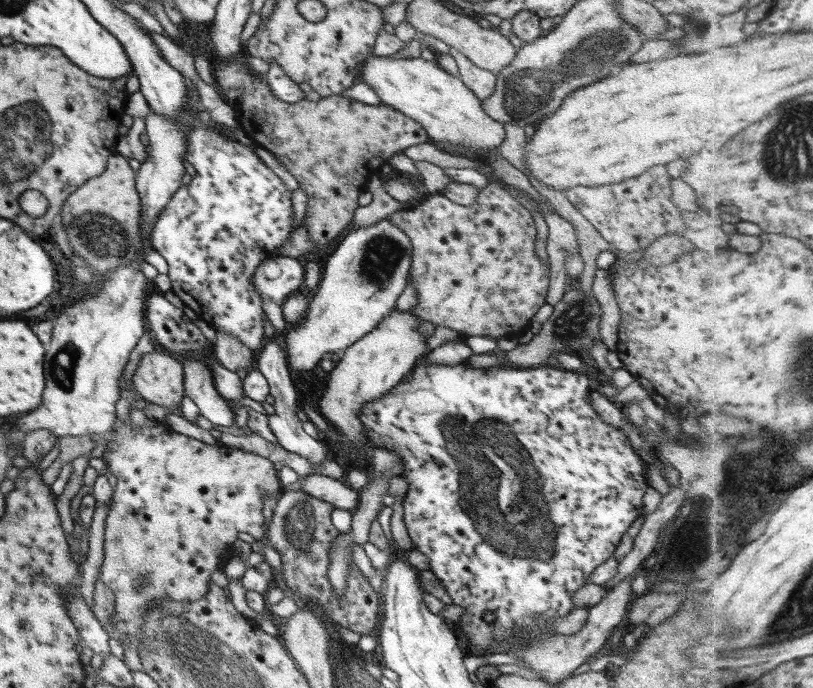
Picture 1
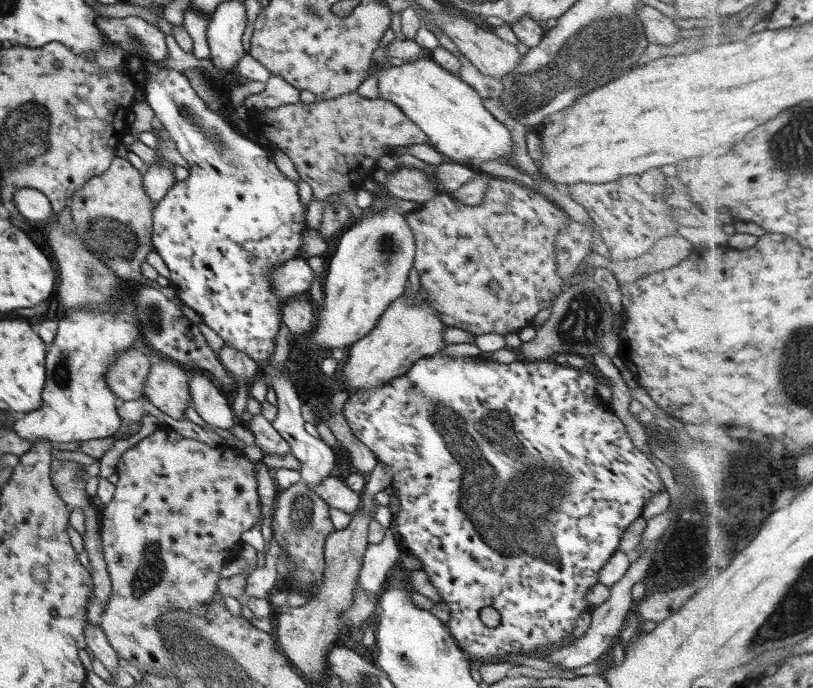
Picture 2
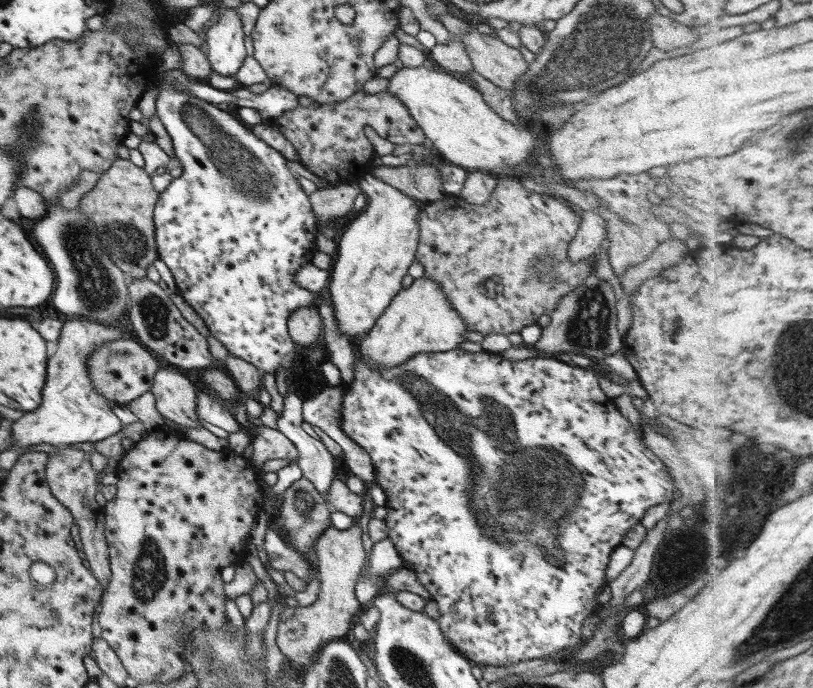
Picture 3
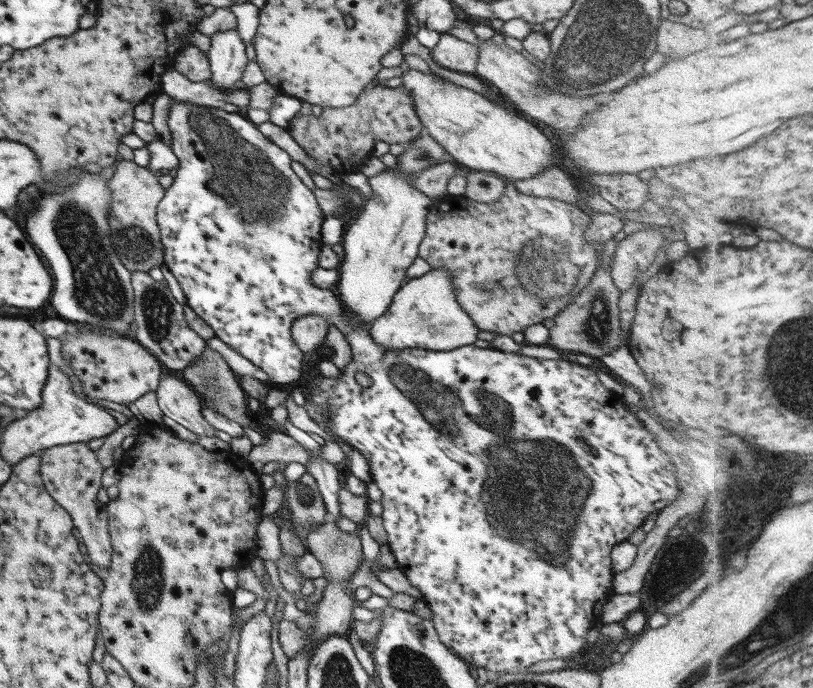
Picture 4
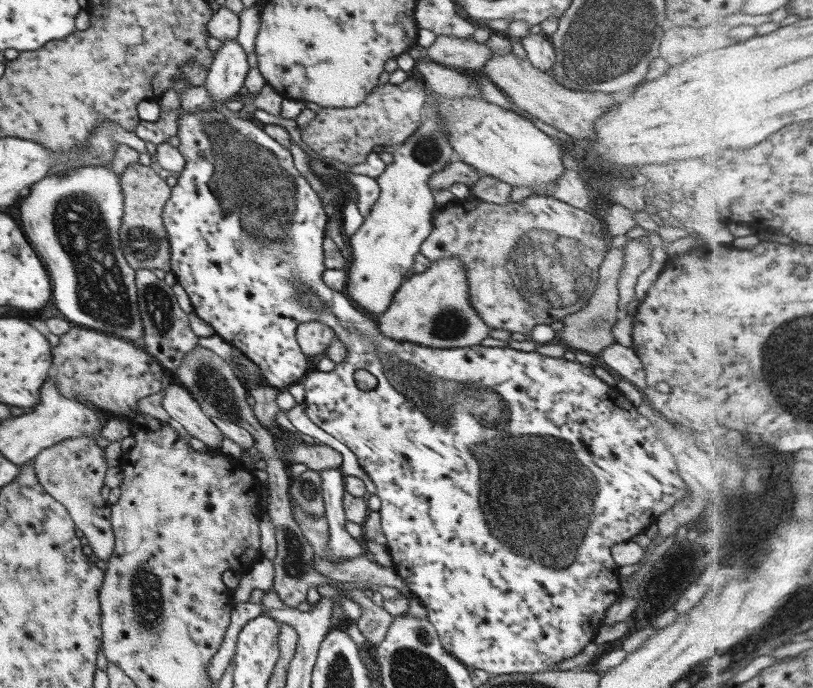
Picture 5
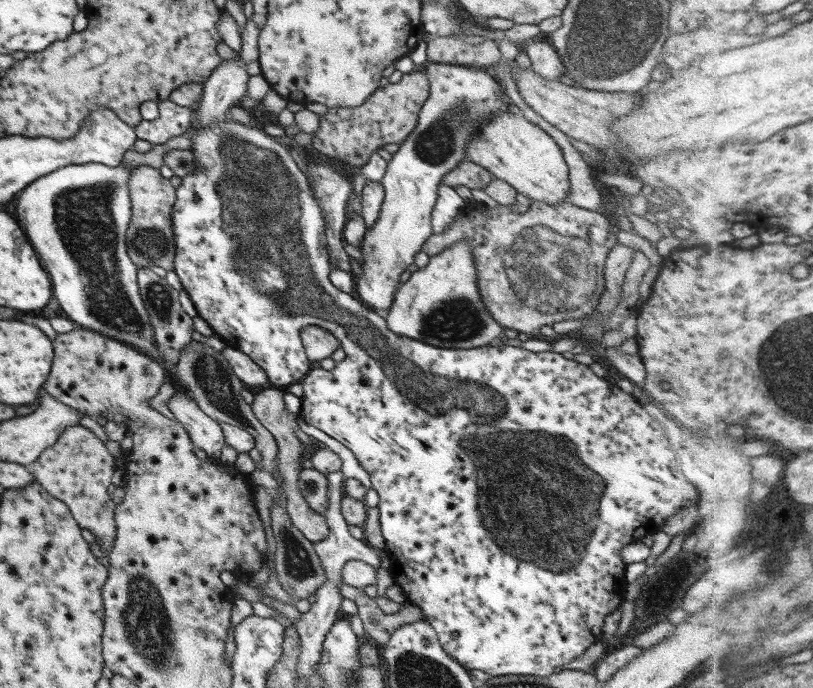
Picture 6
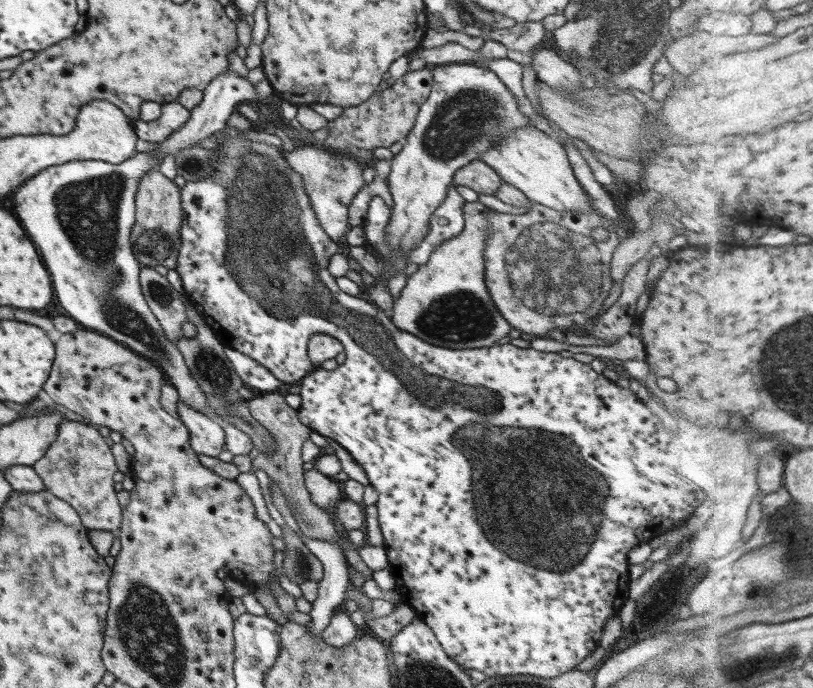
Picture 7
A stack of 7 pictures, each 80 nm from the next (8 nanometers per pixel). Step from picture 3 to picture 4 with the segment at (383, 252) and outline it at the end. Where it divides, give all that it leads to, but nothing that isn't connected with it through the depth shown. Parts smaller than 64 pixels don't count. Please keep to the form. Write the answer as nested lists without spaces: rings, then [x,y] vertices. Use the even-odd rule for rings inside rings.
[[[424,129],[419,135],[397,156],[395,171],[386,168],[380,174],[369,177],[372,196],[364,201],[364,210],[343,235],[345,255],[338,268],[335,292],[353,319],[366,327],[388,310],[393,296],[402,289],[407,269],[419,255],[426,232],[427,214],[435,202],[415,187],[407,176],[449,159],[430,133]]]

